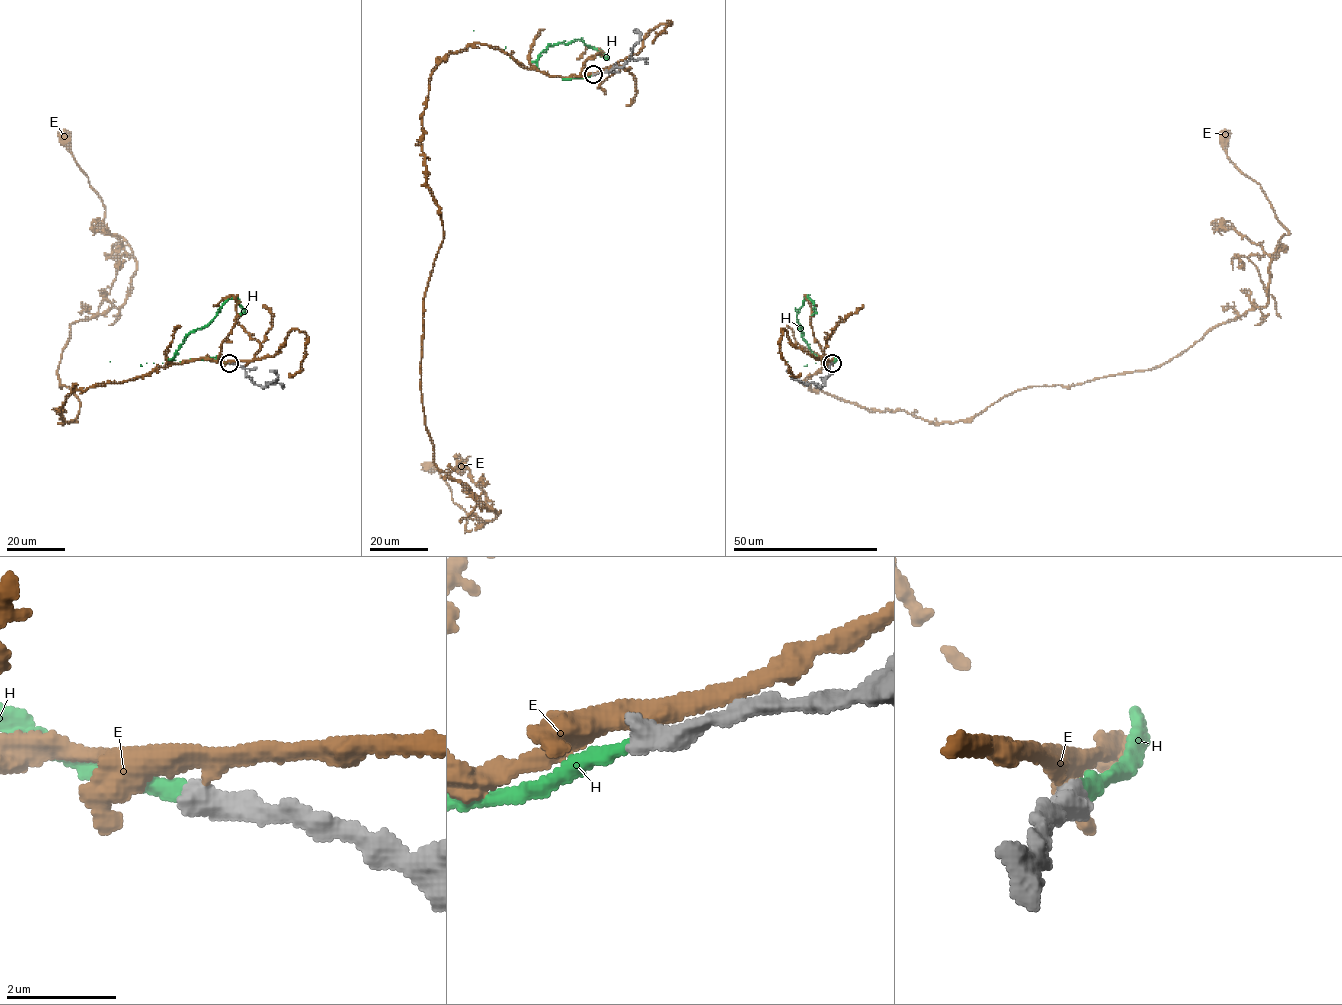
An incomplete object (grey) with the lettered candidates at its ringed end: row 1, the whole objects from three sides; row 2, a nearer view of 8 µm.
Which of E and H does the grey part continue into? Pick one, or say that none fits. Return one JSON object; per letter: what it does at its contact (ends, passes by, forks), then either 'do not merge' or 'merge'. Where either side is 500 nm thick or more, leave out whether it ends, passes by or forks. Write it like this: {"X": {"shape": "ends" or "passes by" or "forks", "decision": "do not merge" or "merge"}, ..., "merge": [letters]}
{"E": {"decision": "do not merge"}, "H": {"shape": "ends", "decision": "merge"}, "merge": ["H"]}

